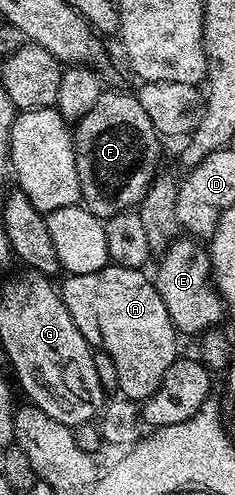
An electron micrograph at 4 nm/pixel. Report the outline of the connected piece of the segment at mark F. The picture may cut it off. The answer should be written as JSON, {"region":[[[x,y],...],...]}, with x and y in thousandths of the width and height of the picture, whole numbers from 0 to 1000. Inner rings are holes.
{"region":[[[451,180],[421,194],[421,202],[404,202],[404,212],[391,214],[387,226],[370,226],[370,234],[353,234],[319,248],[319,261],[306,265],[315,305],[328,309],[332,331],[332,356],[336,372],[345,374],[345,408],[366,424],[383,424],[387,430],[434,444],[460,444],[485,440],[494,432],[519,432],[528,424],[566,424],[600,414],[617,390],[630,388],[638,372],[651,362],[677,349],[677,337],[668,333],[685,327],[685,289],[689,281],[677,277],[664,259],[647,255],[647,246],[626,226],[609,222],[609,212],[596,210],[596,202],[579,188],[557,186],[545,190],[532,182],[464,182]]]}

